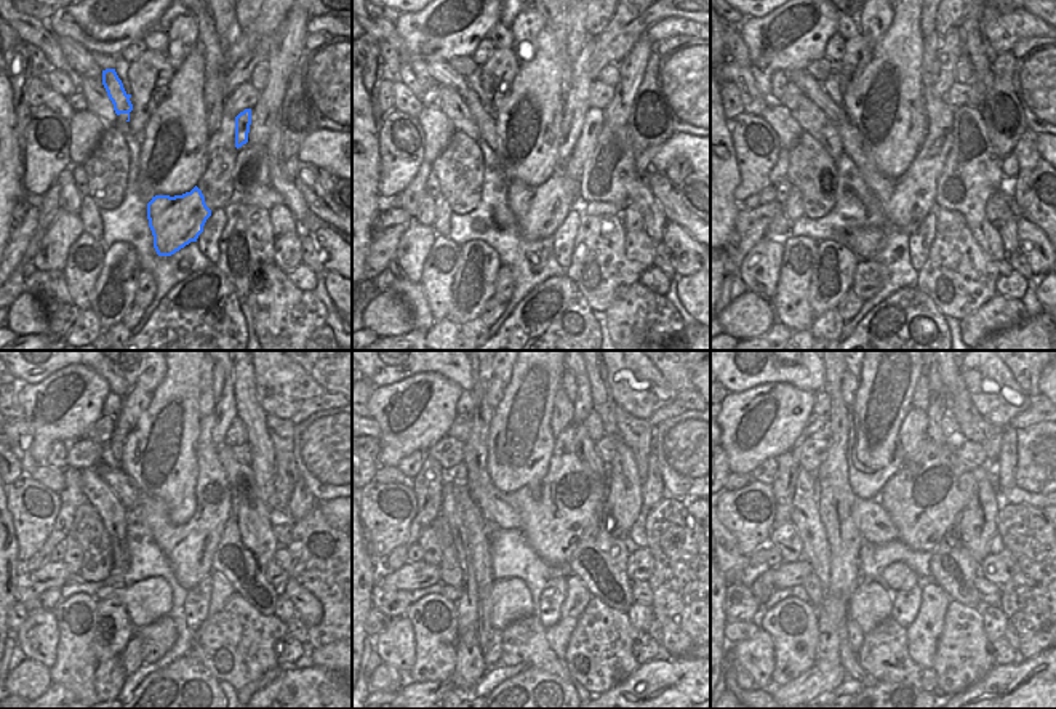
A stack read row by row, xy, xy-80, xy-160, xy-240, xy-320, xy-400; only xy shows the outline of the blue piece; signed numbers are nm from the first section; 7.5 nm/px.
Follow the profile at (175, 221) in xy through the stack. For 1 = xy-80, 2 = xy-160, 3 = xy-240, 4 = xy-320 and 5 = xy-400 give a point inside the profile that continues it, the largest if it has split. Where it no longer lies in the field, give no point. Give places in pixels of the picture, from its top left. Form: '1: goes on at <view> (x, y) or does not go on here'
1: goes on at xy-80 (540, 210)
2: goes on at xy-160 (906, 200)
3: goes on at xy-240 (189, 548)
4: goes on at xy-320 (554, 517)
5: goes on at xy-400 (924, 498)

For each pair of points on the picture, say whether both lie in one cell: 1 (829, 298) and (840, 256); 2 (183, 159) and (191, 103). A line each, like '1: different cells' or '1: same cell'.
1: same cell
2: same cell

